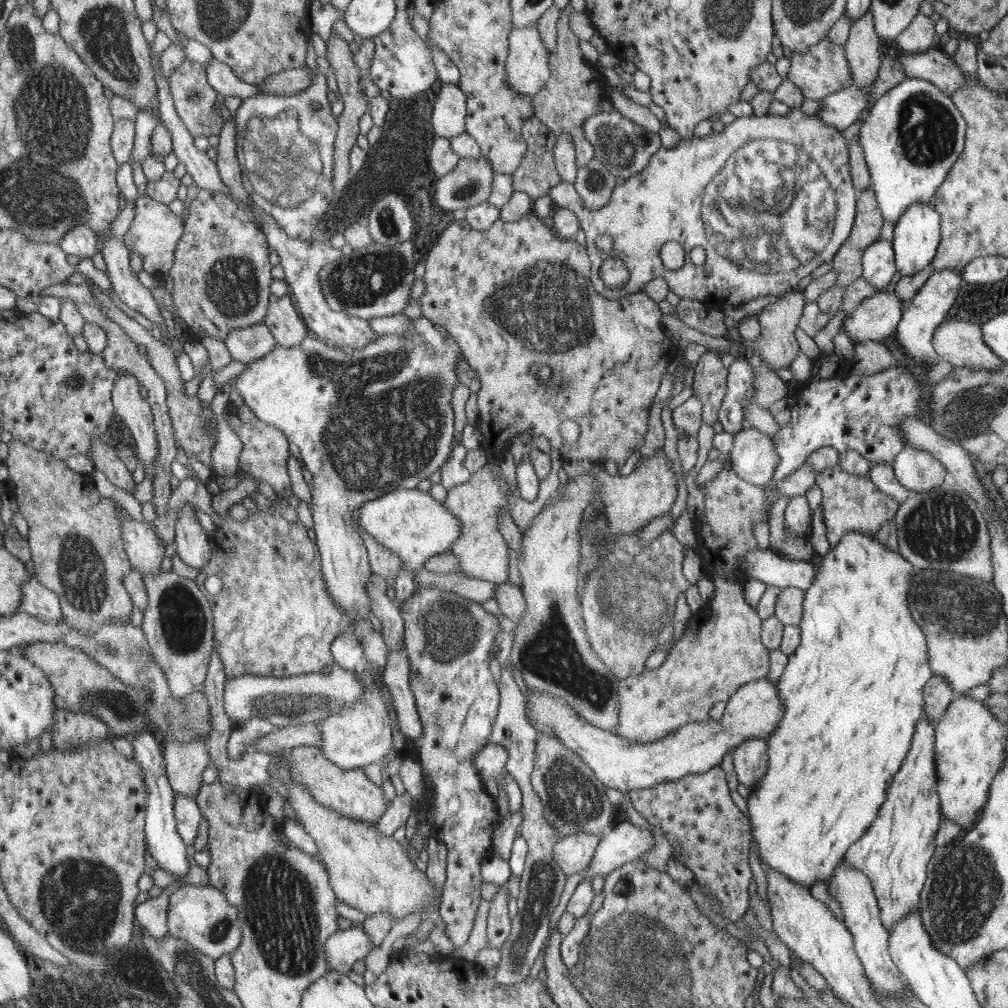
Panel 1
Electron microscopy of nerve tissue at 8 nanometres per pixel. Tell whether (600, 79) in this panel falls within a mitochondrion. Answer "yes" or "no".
no

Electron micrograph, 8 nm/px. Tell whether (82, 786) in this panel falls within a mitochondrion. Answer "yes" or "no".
no

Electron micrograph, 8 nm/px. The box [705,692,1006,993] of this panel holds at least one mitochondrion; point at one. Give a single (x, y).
(964, 887)

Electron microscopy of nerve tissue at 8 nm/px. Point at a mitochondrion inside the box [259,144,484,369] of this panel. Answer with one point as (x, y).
(368, 280)

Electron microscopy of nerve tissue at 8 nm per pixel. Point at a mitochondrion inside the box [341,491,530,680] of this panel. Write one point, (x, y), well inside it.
(449, 632)

